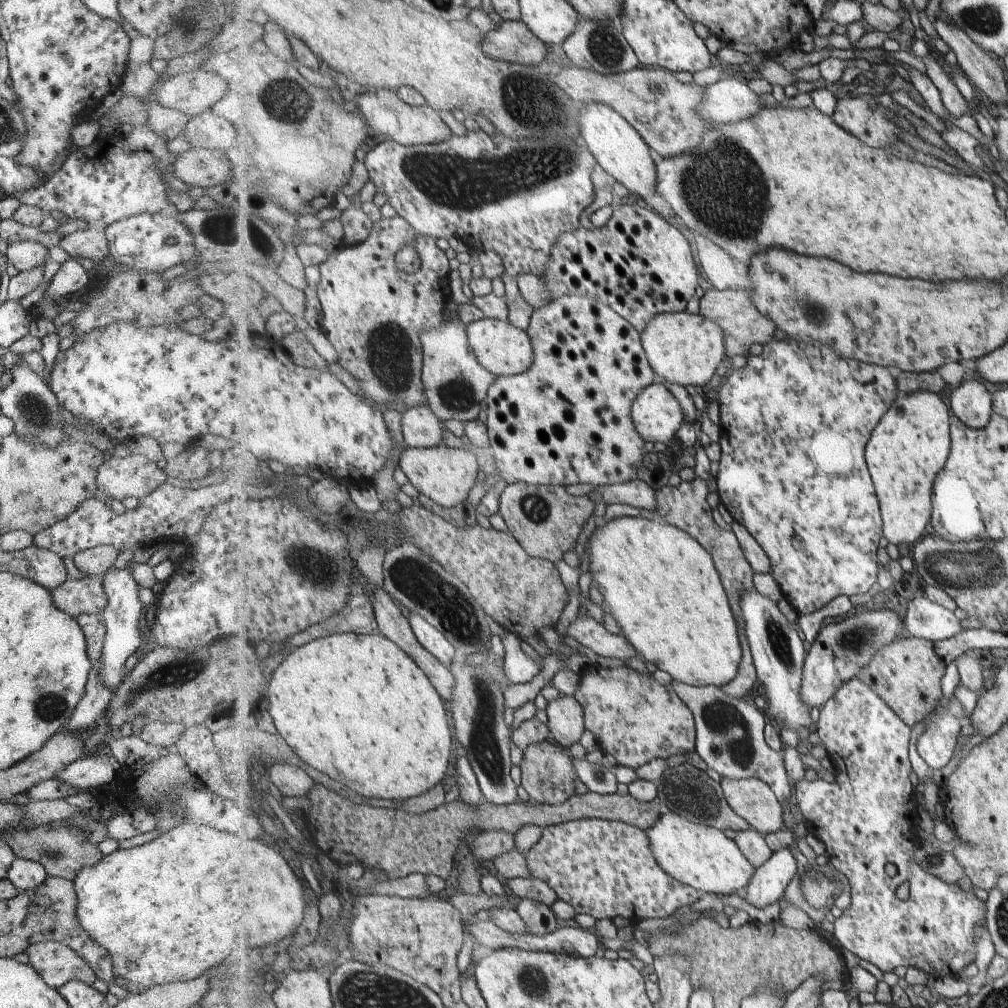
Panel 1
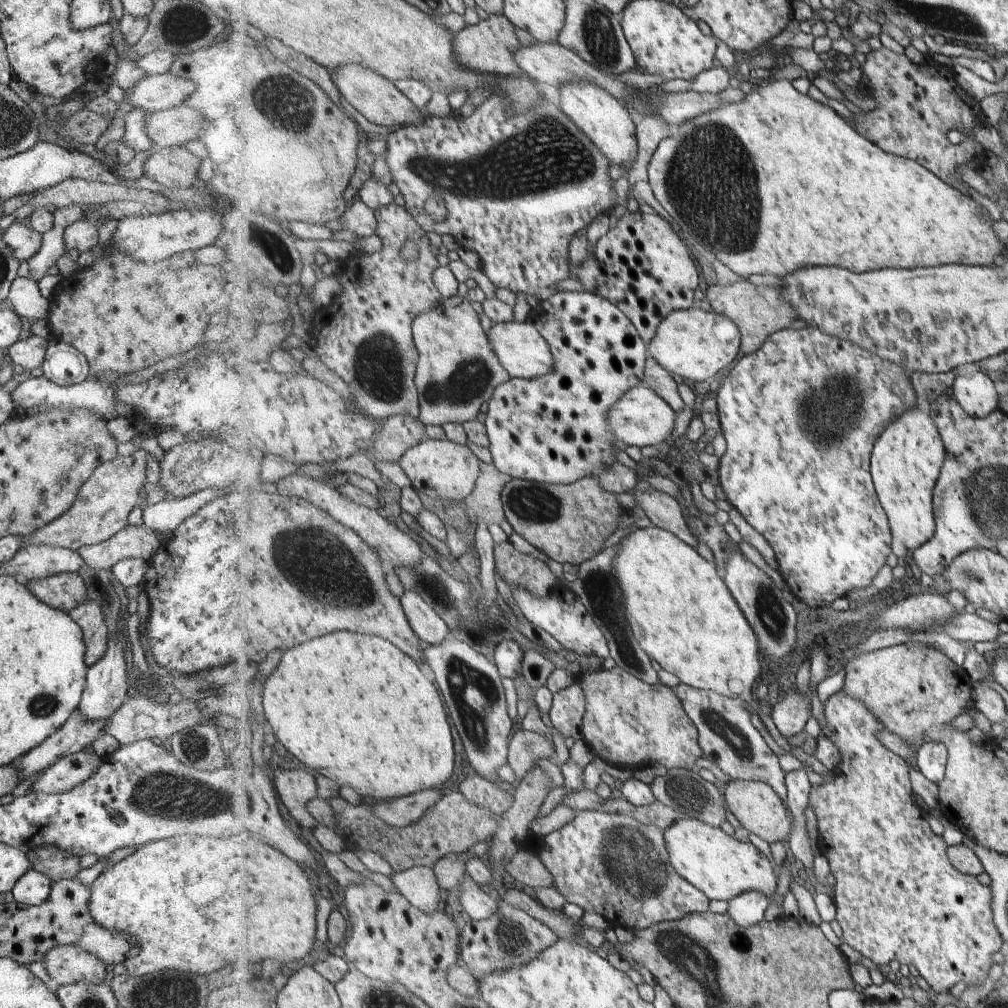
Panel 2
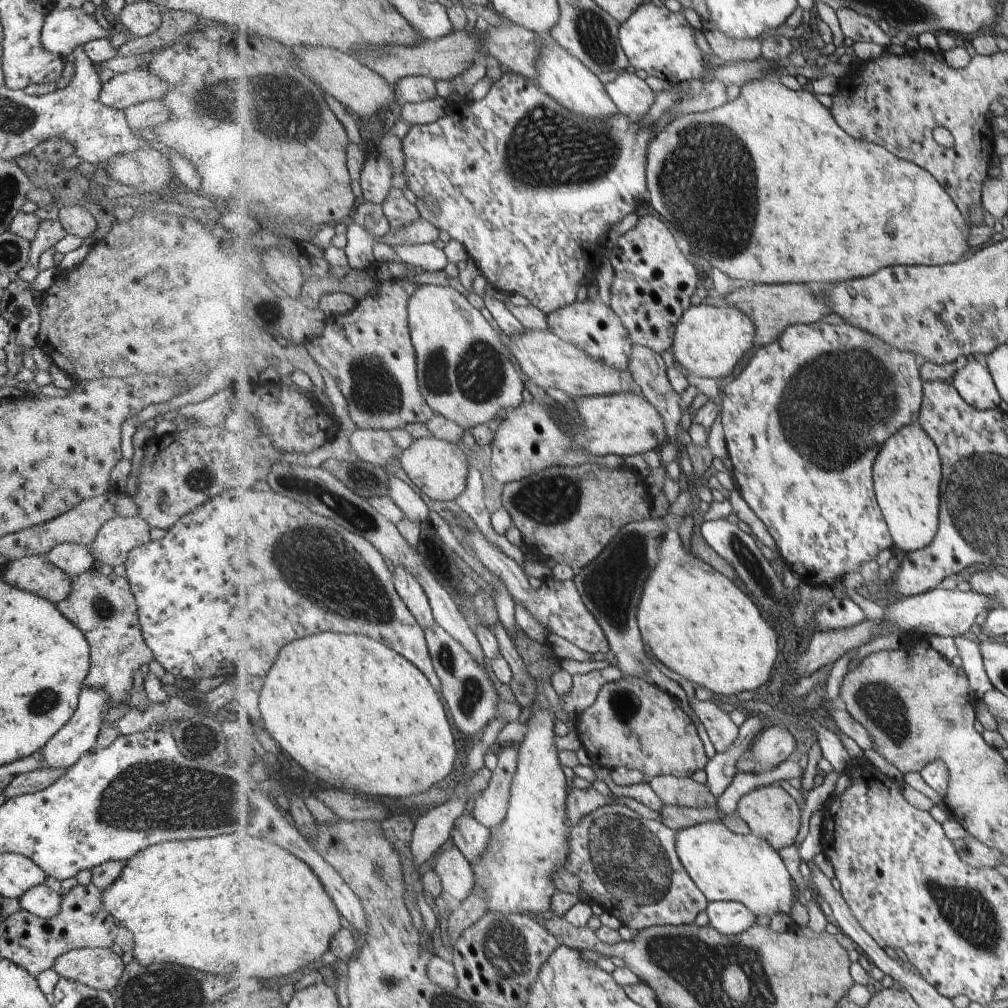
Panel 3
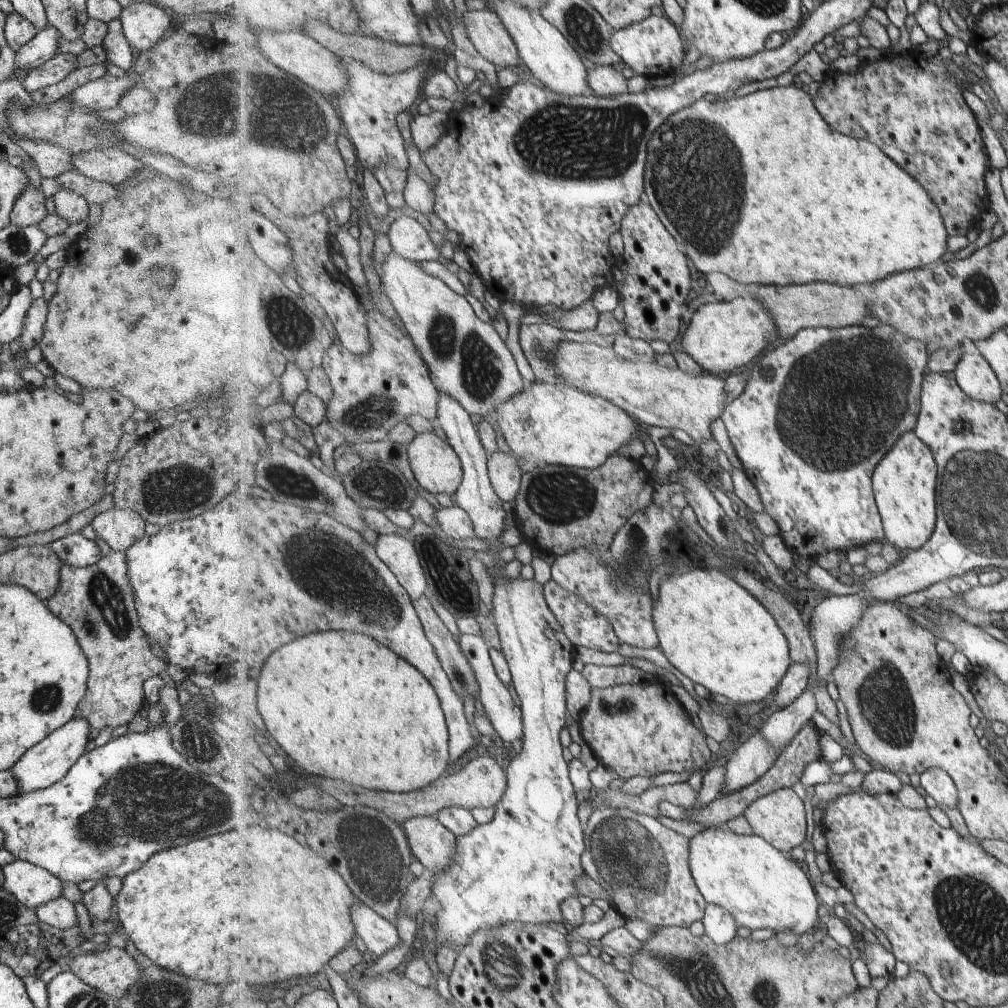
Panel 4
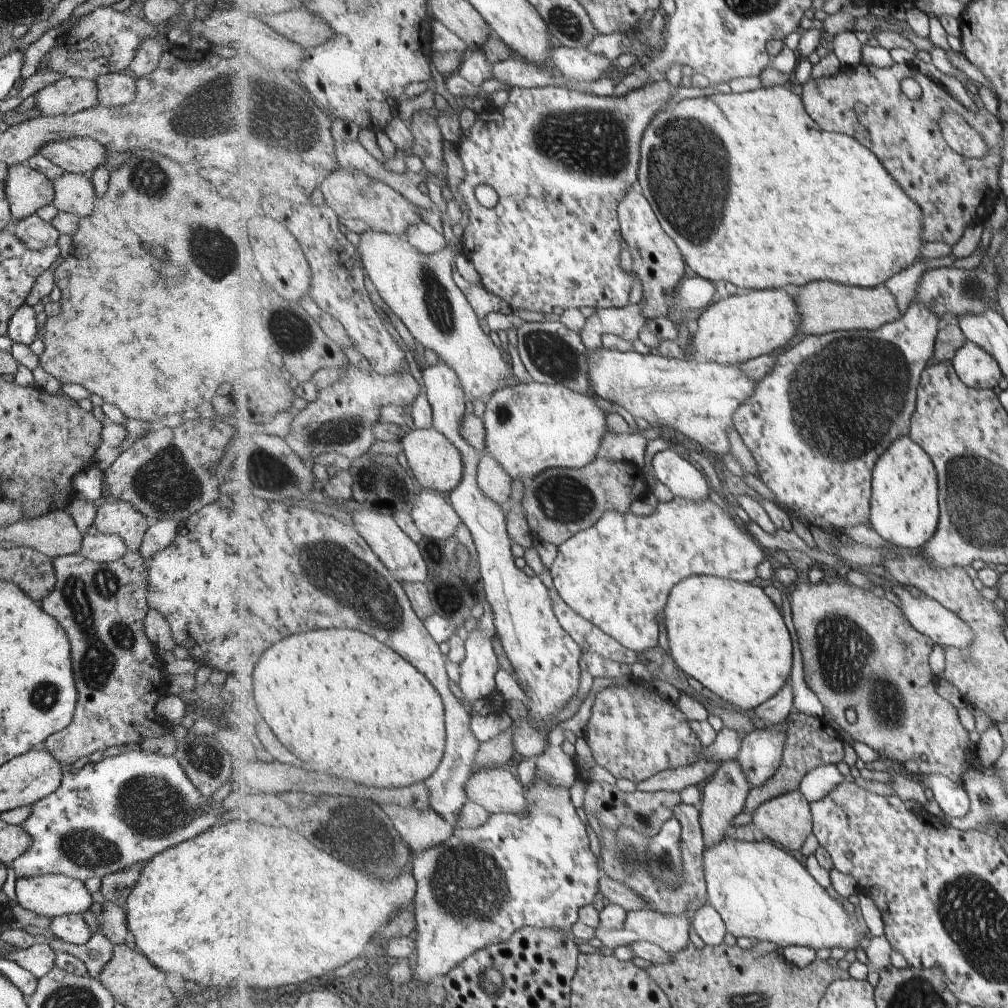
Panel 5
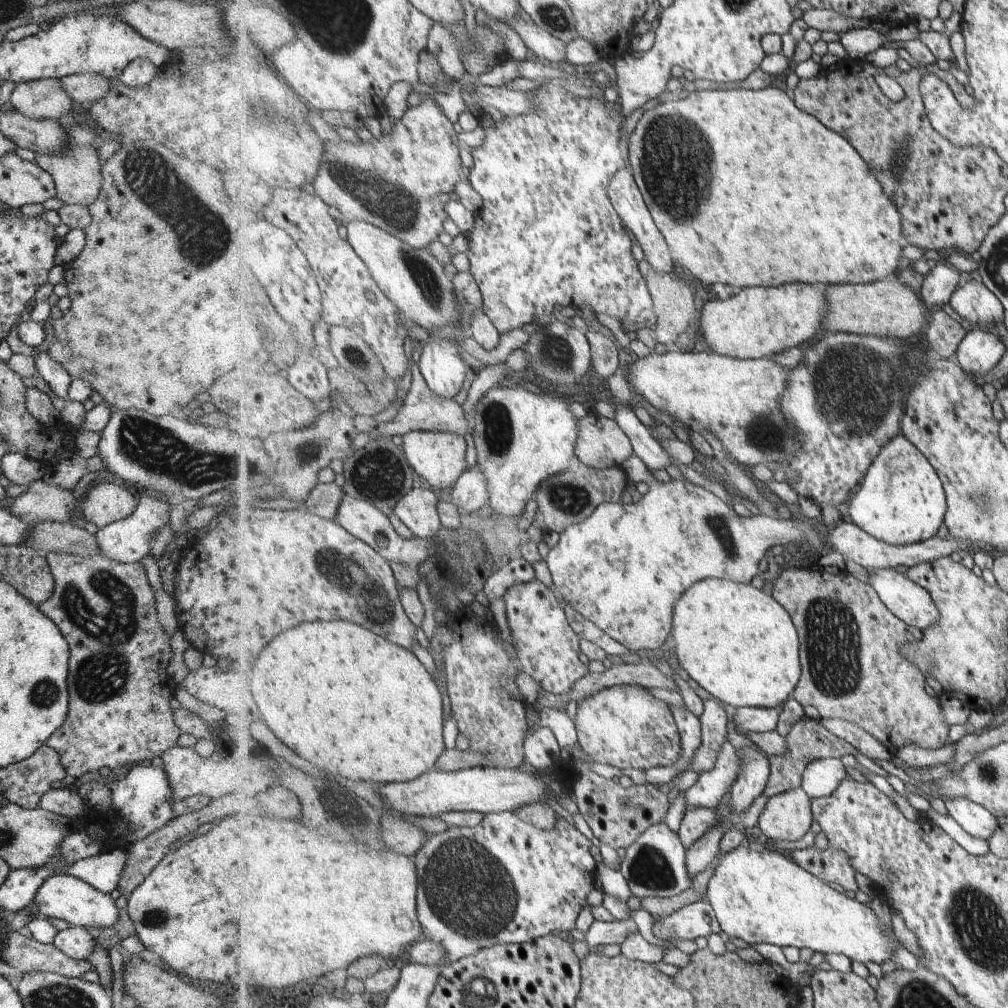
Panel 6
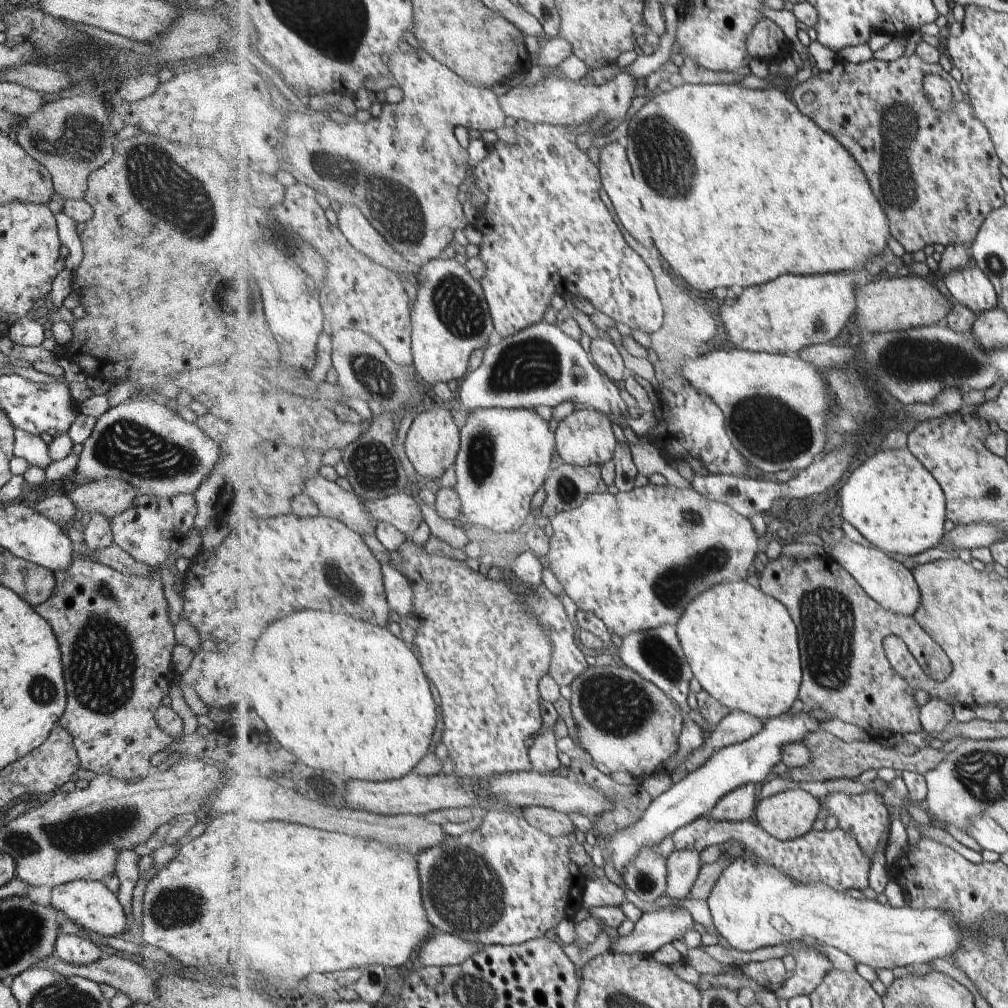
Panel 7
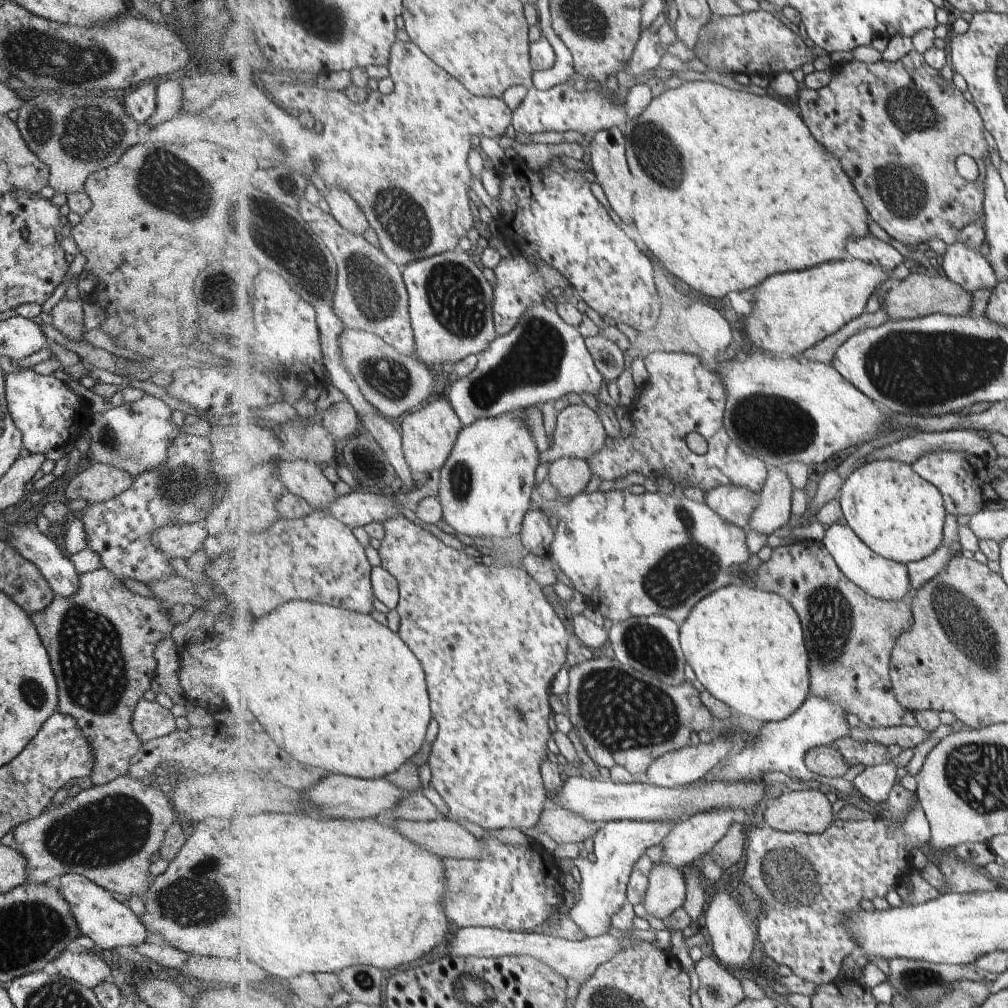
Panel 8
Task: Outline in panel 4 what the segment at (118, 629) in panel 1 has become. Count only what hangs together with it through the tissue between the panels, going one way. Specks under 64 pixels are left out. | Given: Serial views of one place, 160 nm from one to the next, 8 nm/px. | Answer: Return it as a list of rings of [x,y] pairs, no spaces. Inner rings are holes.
[[[75,715],[69,722],[48,734],[43,740],[26,750],[10,768],[18,782],[15,795],[44,789],[61,780],[73,763],[85,752],[85,744],[90,741],[90,724],[83,715]]]

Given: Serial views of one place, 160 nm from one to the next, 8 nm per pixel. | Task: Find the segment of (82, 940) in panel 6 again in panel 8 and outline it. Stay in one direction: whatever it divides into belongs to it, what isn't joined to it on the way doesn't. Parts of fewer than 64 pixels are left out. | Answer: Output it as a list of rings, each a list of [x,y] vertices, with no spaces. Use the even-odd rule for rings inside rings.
[[[63,949],[53,961],[57,972],[65,978],[92,989],[109,974],[109,967],[101,957],[86,952],[71,952]]]

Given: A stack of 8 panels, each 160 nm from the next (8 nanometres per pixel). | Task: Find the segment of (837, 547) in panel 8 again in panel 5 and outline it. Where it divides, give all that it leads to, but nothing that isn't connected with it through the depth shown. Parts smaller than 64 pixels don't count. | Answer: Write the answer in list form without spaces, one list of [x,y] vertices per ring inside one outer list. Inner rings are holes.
[[[894,588],[901,610],[912,625],[943,647],[966,649],[976,637],[976,632],[955,611],[925,594],[915,598],[905,588]]]

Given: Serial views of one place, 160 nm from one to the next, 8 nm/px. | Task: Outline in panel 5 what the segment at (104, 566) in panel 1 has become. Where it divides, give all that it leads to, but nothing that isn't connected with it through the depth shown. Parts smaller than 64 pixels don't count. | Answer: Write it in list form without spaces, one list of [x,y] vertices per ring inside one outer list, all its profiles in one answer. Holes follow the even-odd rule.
[[[125,501],[105,502],[96,507],[92,522],[97,533],[117,535],[129,551],[137,551],[149,520]]]

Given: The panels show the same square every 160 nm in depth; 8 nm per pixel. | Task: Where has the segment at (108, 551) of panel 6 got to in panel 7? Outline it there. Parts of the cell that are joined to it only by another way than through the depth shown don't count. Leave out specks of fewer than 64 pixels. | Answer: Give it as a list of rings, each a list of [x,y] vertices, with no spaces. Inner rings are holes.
[[[137,494],[131,500],[131,506],[117,514],[108,524],[112,535],[112,544],[129,554],[133,560],[158,566],[179,548],[189,534],[196,516],[193,496],[178,495],[170,498],[158,498],[152,495]]]

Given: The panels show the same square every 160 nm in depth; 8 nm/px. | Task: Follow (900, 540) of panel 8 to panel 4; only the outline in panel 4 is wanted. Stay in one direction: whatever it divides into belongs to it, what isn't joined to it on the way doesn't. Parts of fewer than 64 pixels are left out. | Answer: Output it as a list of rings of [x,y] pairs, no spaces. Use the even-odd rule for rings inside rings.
[[[914,431],[906,433],[873,470],[873,494],[881,514],[886,542],[902,553],[922,548],[935,533],[938,522],[938,477],[938,465],[933,452]]]

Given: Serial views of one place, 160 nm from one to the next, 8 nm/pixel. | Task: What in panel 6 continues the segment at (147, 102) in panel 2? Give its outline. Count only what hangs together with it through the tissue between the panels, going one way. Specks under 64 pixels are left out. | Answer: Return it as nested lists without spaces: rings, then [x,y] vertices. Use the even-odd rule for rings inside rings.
[[[58,78],[17,83],[7,105],[33,120],[58,120],[61,116],[72,114],[71,98],[65,94]]]

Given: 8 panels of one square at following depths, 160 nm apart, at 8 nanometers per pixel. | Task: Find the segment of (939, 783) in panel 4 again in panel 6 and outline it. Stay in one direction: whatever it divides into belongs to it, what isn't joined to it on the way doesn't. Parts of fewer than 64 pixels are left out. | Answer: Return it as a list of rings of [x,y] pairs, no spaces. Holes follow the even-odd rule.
[[[969,797],[943,800],[949,814],[968,834],[989,842],[999,826],[996,816]]]

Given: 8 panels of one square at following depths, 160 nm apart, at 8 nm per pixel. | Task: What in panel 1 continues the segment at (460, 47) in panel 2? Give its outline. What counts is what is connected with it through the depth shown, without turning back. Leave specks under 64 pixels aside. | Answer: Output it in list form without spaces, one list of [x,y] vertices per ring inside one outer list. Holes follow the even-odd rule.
[[[503,21],[499,31],[486,34],[484,51],[496,59],[544,66],[549,46],[523,21]]]

